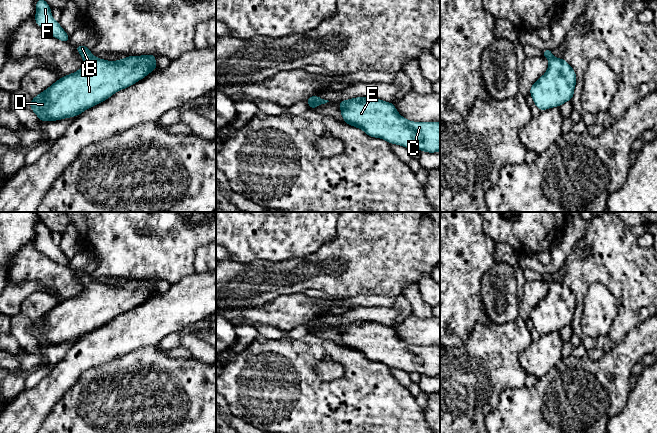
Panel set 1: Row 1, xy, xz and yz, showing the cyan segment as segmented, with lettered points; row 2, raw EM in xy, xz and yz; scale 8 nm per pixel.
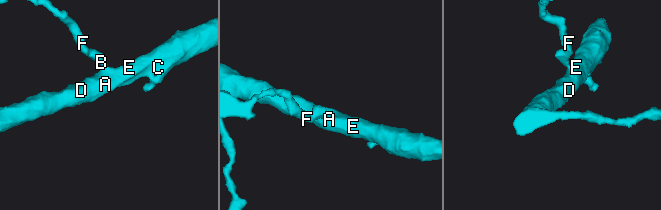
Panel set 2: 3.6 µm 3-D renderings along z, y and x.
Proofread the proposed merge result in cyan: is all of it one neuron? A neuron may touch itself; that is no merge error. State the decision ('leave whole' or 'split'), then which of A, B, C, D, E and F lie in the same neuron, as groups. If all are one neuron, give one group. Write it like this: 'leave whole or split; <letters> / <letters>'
split; A C D E / B F

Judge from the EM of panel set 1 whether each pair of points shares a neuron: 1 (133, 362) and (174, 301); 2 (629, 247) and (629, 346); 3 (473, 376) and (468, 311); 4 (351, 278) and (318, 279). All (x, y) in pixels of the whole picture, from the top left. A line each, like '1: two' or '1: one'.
1: two
2: two
3: two
4: one

